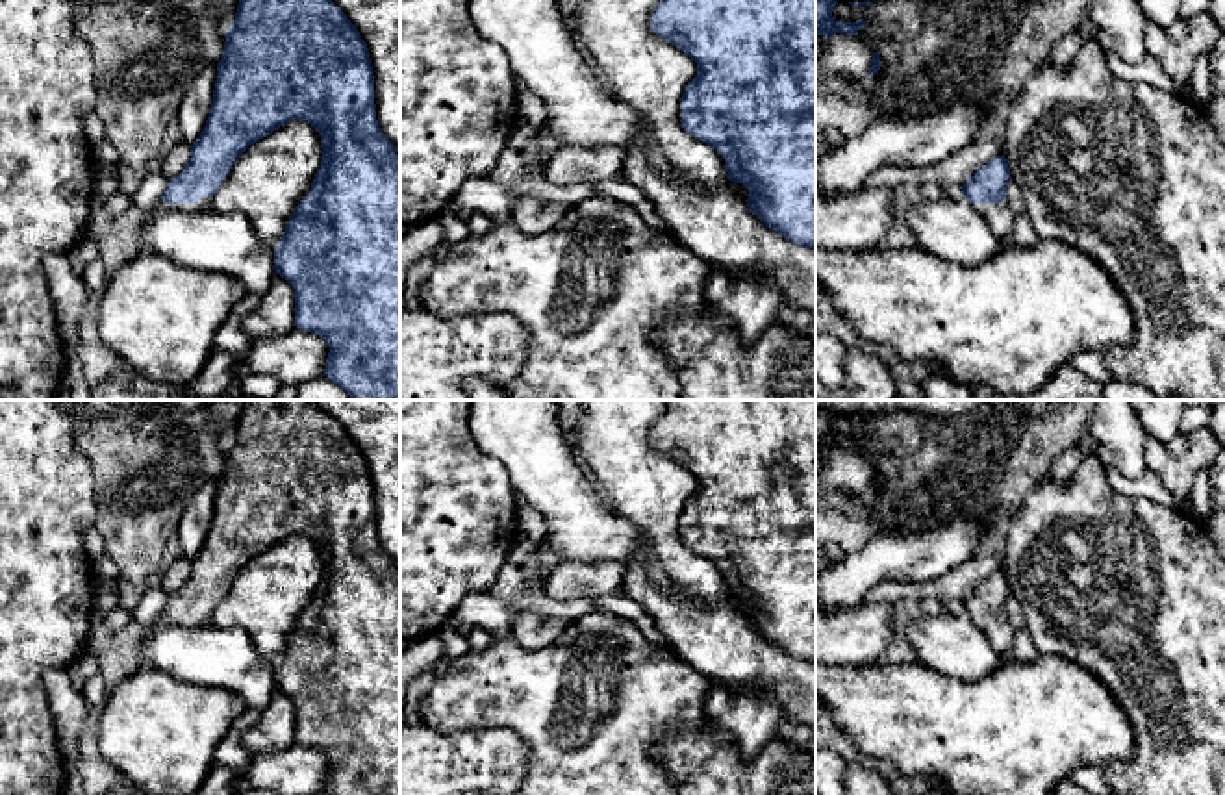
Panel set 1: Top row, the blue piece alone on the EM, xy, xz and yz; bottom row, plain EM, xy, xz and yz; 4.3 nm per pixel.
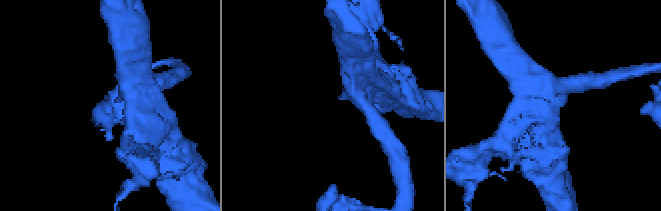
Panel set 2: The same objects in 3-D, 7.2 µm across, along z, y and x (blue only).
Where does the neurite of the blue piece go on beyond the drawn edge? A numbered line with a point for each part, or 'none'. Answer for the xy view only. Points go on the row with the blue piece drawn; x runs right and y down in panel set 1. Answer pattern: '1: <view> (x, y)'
1: xy (204, 202)

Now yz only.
1: yz (999, 217)

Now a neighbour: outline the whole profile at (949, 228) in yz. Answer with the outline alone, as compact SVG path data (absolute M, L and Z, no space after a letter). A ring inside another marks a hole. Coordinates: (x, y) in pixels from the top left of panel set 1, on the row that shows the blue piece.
M921 198L903 209L916 246L947 263L973 267L1006 246L964 198Z

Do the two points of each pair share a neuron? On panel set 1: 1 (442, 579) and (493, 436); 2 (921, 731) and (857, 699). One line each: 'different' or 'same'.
1: different
2: same

